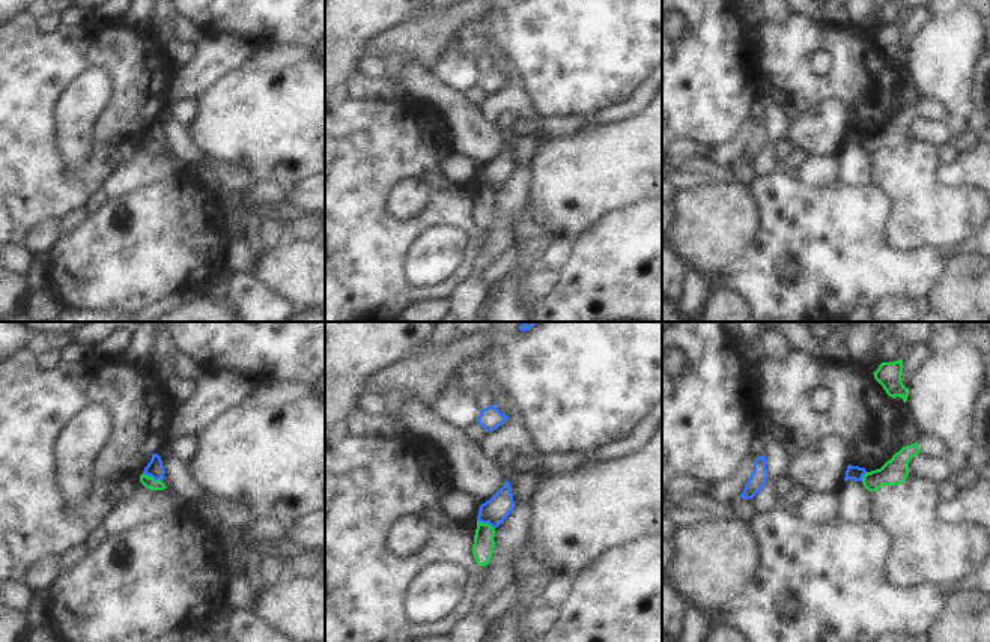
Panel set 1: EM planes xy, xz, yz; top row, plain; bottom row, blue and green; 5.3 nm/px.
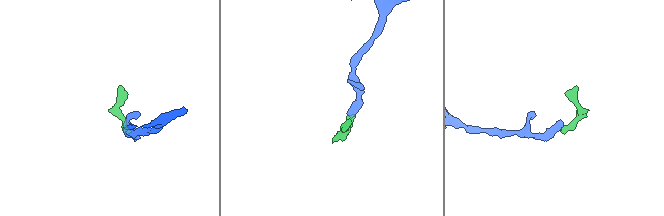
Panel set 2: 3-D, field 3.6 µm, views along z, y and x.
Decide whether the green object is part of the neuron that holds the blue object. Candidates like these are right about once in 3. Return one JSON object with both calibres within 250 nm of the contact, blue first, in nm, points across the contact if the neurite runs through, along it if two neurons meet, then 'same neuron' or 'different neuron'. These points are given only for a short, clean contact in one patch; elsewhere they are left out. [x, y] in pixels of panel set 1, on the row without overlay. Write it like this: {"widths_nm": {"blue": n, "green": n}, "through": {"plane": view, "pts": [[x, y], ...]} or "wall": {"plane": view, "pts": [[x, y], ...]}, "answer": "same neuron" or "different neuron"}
{"widths_nm": {"blue": 90, "green": 60}, "wall": {"plane": "xy", "pts": [[142, 137], [161, 145]]}, "answer": "different neuron"}

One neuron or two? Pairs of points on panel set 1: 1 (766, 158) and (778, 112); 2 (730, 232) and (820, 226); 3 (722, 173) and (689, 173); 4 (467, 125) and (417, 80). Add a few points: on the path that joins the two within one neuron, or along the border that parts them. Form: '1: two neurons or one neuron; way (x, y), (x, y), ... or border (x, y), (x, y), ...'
1: one neuron; way (771, 146), (777, 124)
2: two neurons; border (753, 196), (759, 212), (759, 230), (736, 259)
3: one neuron; way (715, 173), (697, 173)
4: one neuron; way (456, 113), (429, 87)

